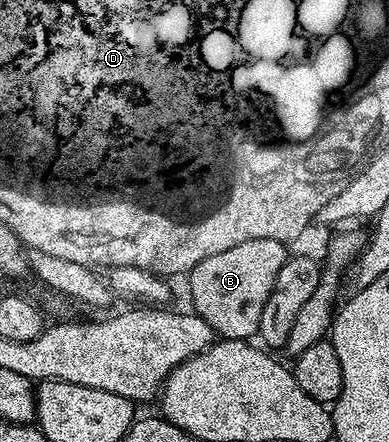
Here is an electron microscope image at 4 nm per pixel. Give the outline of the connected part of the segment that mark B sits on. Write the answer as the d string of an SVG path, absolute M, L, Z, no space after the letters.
M253 238L221 254L213 254L213 258L205 258L205 262L197 262L197 266L191 268L186 277L191 287L190 307L195 315L209 322L216 337L245 341L258 337L265 302L269 302L269 294L273 294L281 266L289 259L287 248L282 240Z

